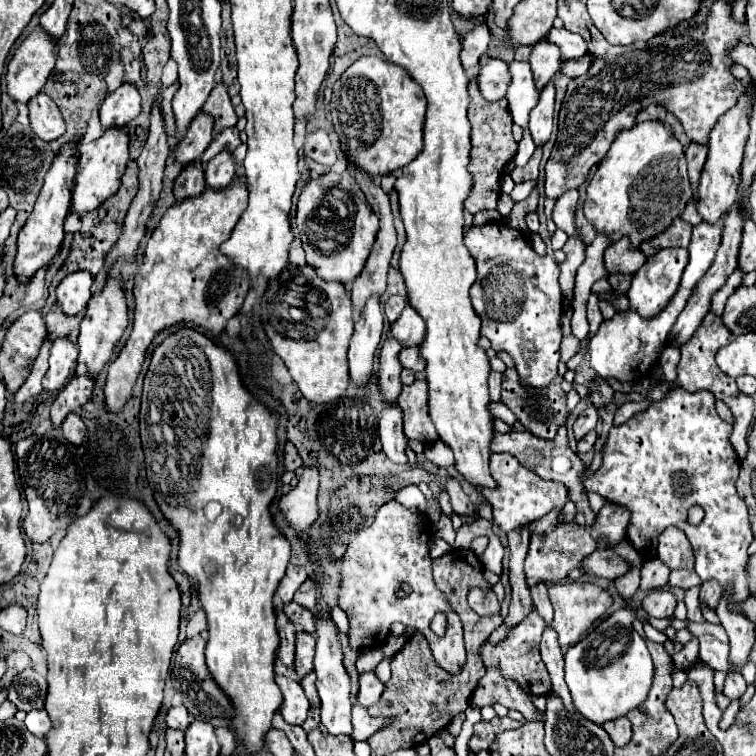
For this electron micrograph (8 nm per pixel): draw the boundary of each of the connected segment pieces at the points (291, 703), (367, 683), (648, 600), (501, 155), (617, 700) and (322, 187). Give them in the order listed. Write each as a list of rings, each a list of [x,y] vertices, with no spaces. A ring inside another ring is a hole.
[[[276,676],[276,684],[280,686],[282,694],[284,694],[284,704],[280,708],[282,718],[288,724],[302,724],[308,716],[310,710],[310,702],[300,686],[300,682],[284,678],[284,676]]]
[[[374,670],[370,672],[364,672],[360,676],[360,692],[358,692],[358,702],[368,708],[372,704],[376,704],[380,700],[384,692],[384,684],[378,680],[378,676],[374,674]]]
[[[652,590],[642,600],[642,608],[654,618],[670,618],[676,608],[676,598],[668,590]]]
[[[470,78],[470,106],[468,106],[468,118],[472,124],[472,150],[470,150],[470,164],[468,170],[472,174],[474,186],[472,192],[468,194],[464,208],[470,214],[476,214],[480,210],[496,208],[496,202],[500,198],[500,178],[504,174],[504,166],[514,158],[516,154],[516,140],[512,138],[512,118],[508,112],[508,102],[498,100],[498,102],[488,102],[482,98],[476,78]]]
[[[622,608],[566,652],[566,684],[574,708],[594,724],[626,716],[640,706],[652,686],[654,664],[644,638],[632,628],[636,612]]]
[[[346,170],[344,174],[324,174],[310,180],[300,194],[296,228],[300,230],[302,246],[306,252],[306,264],[310,264],[322,280],[350,284],[360,276],[364,262],[372,250],[378,232],[378,218],[368,206],[360,186]],[[332,196],[348,200],[350,204],[332,204]]]

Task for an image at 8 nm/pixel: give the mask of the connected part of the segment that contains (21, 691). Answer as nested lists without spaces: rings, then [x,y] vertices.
[[[26,668],[14,676],[12,686],[8,688],[8,700],[14,702],[18,710],[30,712],[34,708],[44,708],[46,692],[46,678],[42,678],[34,668]]]

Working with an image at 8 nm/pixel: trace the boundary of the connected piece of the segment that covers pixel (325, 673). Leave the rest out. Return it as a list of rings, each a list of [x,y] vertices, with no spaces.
[[[324,610],[316,612],[316,656],[314,656],[314,672],[316,672],[316,688],[322,702],[322,724],[330,734],[350,734],[352,736],[352,724],[350,724],[350,676],[342,664],[344,652],[338,642],[336,626],[334,622],[324,614]]]

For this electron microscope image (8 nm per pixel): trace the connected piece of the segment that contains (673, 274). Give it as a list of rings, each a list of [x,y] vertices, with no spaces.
[[[664,248],[658,254],[654,254],[652,258],[646,260],[646,264],[634,274],[634,282],[632,288],[628,290],[628,298],[630,304],[644,316],[656,316],[666,304],[668,300],[676,294],[678,284],[680,284],[680,274],[684,272],[688,264],[688,252],[686,248]]]

